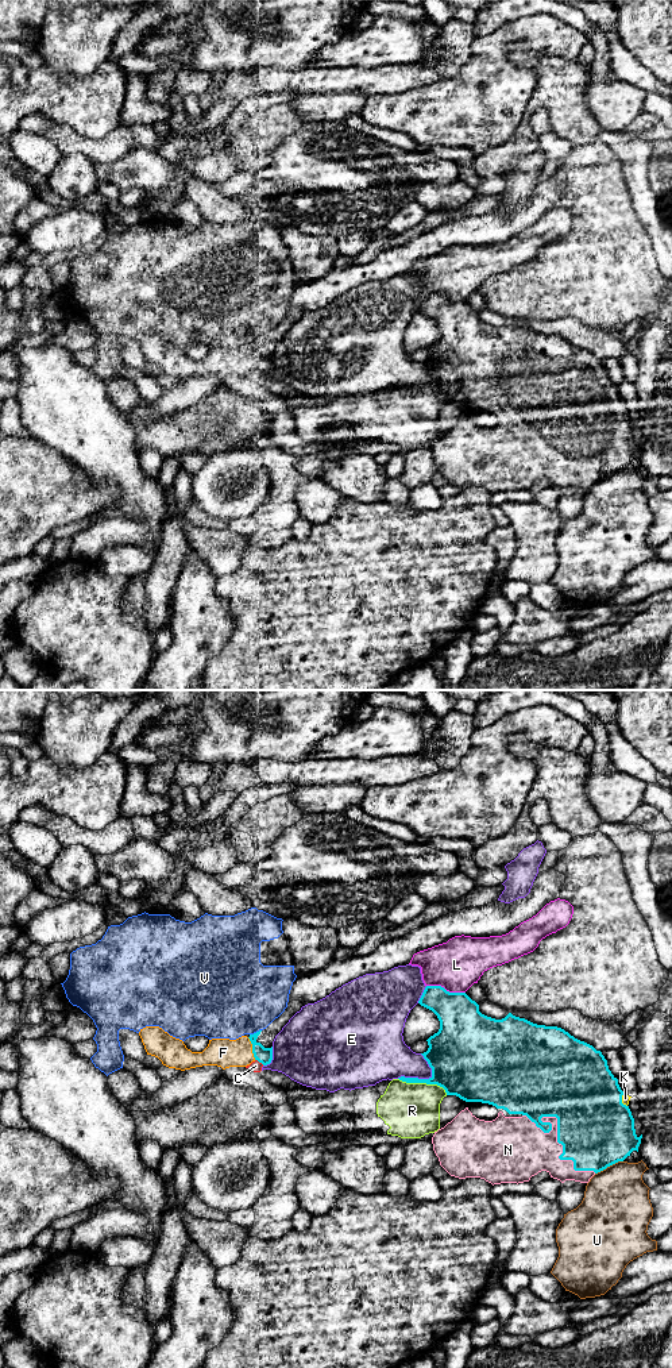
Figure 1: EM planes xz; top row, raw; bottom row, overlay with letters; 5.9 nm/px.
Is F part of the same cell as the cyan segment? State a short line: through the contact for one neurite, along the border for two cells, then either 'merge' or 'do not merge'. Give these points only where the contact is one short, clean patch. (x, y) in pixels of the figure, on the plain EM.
merge

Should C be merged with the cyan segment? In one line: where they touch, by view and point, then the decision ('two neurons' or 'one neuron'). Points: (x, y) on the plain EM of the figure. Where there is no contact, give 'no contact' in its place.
xz (259, 370) | two neurons

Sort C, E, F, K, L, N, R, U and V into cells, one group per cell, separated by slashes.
C E / F K N / L / R / U / V

